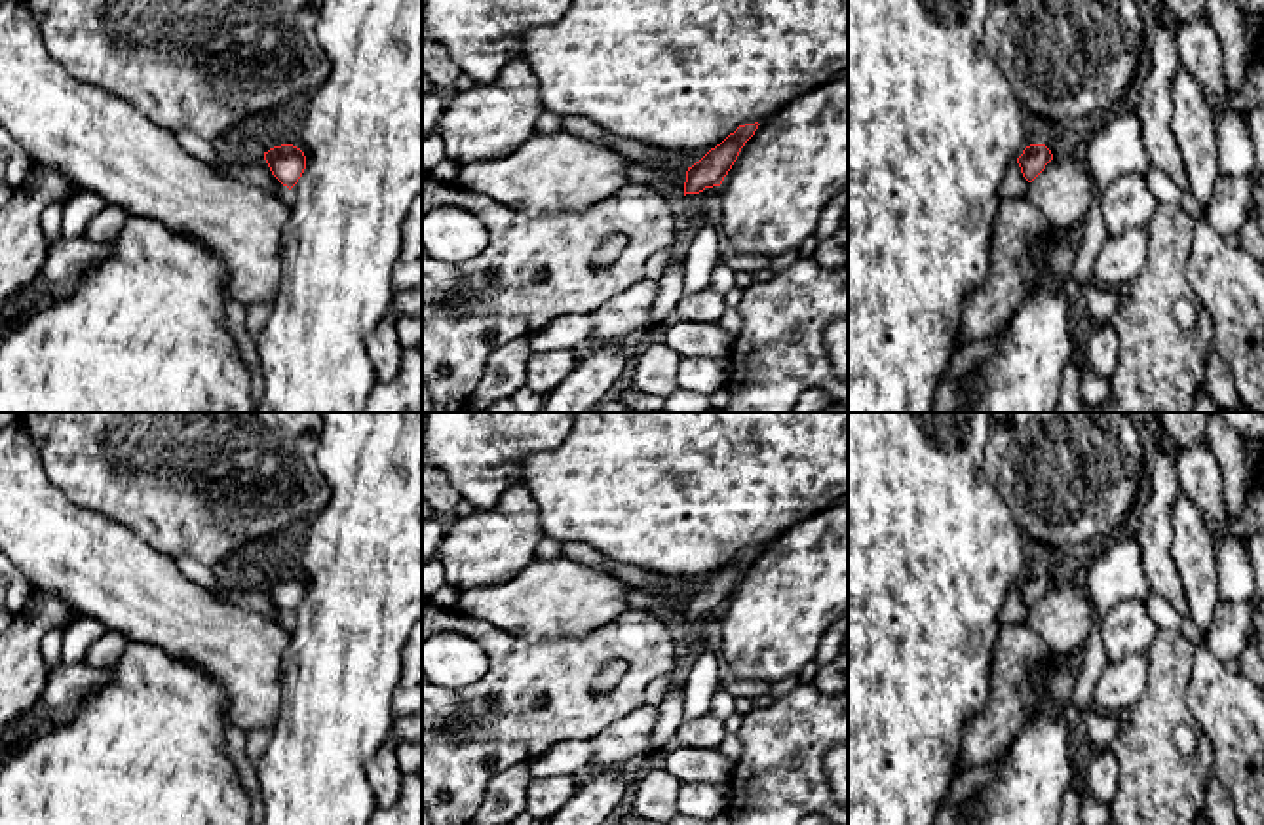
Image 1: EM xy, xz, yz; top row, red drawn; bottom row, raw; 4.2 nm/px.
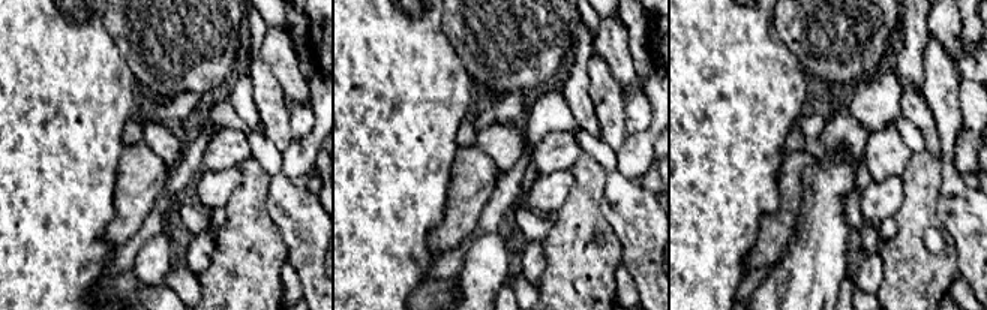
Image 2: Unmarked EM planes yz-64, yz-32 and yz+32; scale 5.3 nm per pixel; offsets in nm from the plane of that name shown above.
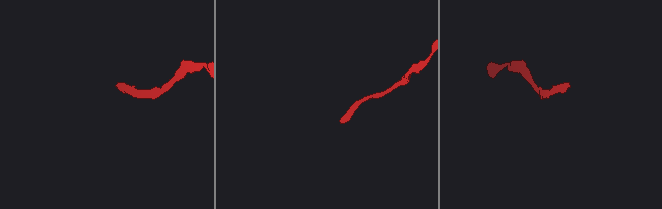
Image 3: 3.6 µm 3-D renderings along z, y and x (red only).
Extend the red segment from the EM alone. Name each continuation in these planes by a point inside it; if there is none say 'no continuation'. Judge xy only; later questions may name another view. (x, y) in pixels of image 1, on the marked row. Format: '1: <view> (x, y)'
no continuation

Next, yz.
1: yz (1065, 143)

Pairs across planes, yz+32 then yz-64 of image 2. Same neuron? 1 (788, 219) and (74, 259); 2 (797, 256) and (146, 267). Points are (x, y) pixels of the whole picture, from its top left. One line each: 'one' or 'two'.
1: two
2: one

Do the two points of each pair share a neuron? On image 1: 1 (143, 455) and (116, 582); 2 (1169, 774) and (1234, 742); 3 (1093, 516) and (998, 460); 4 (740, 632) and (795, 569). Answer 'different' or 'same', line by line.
1: different
2: different
3: same
4: same

